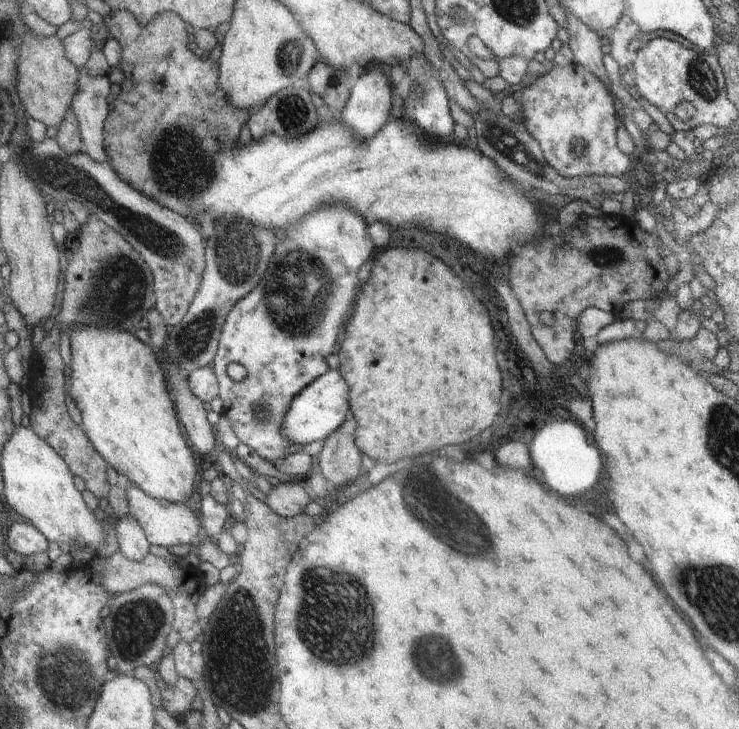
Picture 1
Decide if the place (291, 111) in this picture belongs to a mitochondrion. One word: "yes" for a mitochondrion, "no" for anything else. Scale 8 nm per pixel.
yes

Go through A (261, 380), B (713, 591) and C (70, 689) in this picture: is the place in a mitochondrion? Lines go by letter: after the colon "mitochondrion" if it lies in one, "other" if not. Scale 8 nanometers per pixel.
A: other
B: mitochondrion
C: mitochondrion

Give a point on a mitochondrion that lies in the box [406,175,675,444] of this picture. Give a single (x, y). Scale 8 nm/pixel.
(604, 255)

